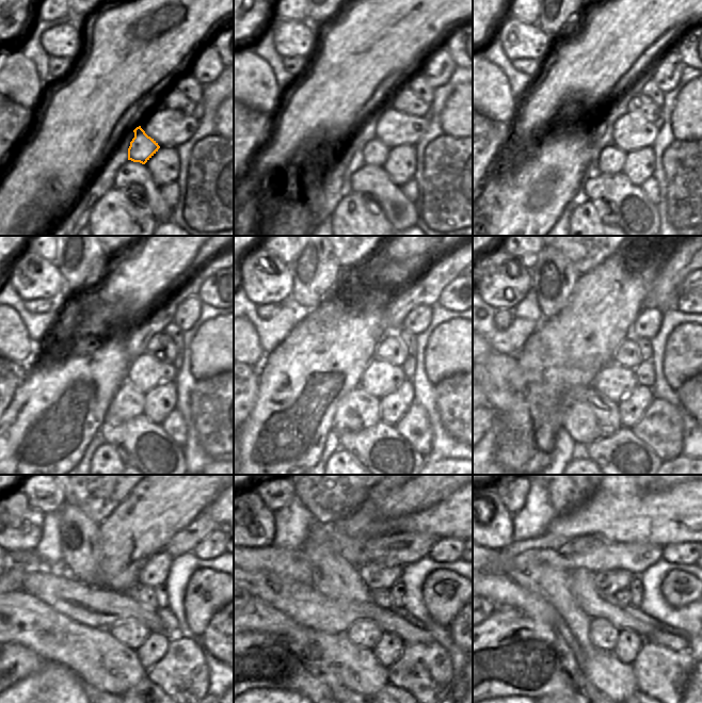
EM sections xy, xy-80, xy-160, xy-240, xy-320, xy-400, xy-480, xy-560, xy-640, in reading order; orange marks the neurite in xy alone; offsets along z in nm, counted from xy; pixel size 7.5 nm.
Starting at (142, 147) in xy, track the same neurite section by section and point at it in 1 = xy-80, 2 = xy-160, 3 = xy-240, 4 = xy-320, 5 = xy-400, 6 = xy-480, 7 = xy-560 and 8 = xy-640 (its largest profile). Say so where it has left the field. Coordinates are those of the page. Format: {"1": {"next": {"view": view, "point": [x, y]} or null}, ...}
{"1": {"next": {"view": "xy-80", "point": [376, 153]}}, "2": {"next": {"view": "xy-160", "point": [611, 159]}}, "3": {"next": {"view": "xy-240", "point": [128, 402]}}, "4": {"next": {"view": "xy-320", "point": [357, 411]}}, "5": {"next": {"view": "xy-400", "point": [588, 416]}}, "6": {"next": {"view": "xy-480", "point": [100, 660]}}, "7": {"next": {"view": "xy-560", "point": [356, 667]}}, "8": {"next": {"view": "xy-640", "point": [617, 681]}}}

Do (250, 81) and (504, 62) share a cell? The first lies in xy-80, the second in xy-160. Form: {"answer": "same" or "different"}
{"answer": "different"}

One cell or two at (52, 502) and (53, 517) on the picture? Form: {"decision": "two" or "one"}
{"decision": "two"}

